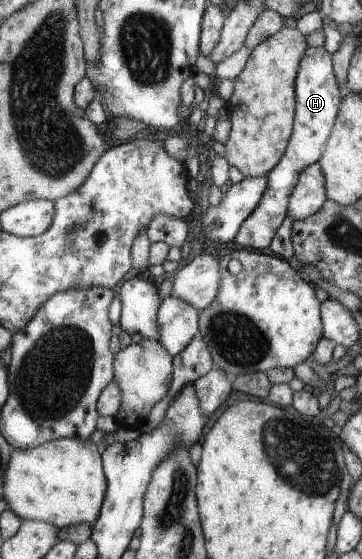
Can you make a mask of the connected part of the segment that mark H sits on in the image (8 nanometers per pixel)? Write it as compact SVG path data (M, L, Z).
M308 46L300 59L296 79L294 80L294 119L292 120L292 133L284 148L280 161L267 173L266 191L262 193L258 205L252 213L240 224L234 243L246 247L247 250L264 249L272 241L274 231L284 221L291 201L292 190L298 185L300 174L304 167L317 162L323 155L324 146L334 129L340 93L334 81L334 74L330 65L330 53L323 47Z

